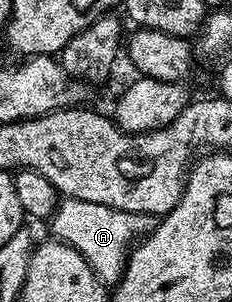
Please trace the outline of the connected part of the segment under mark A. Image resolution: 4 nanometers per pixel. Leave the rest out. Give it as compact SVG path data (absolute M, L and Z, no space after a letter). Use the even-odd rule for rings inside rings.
M62 198L51 218L52 234L61 242L71 245L91 265L91 269L106 285L116 284L125 272L131 248L155 226L152 215L127 213L111 209L107 205L95 205L95 201L79 201Z

